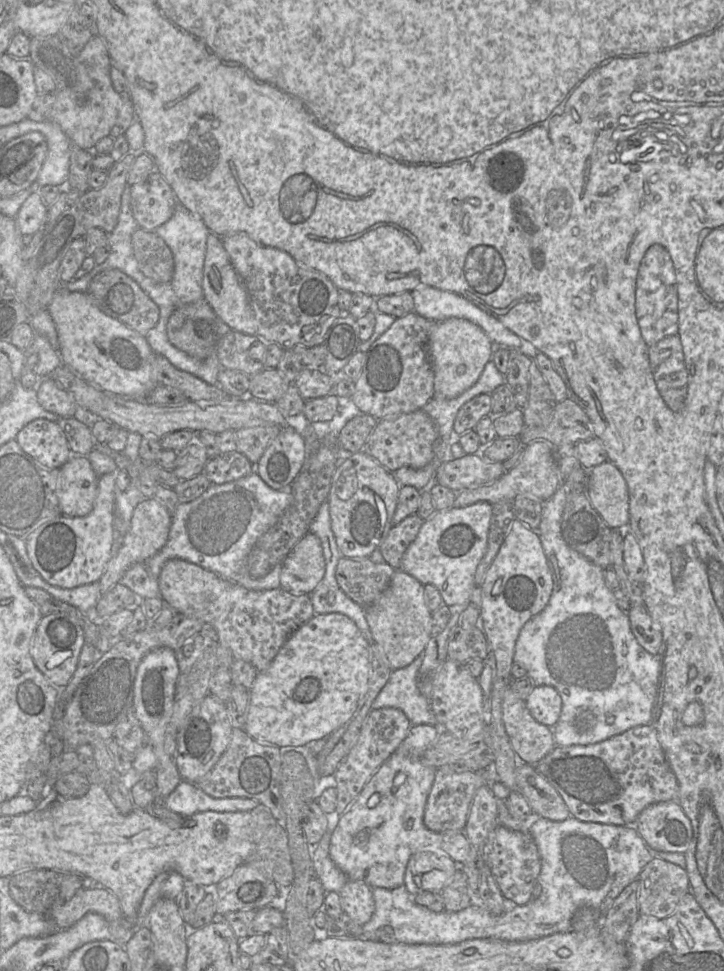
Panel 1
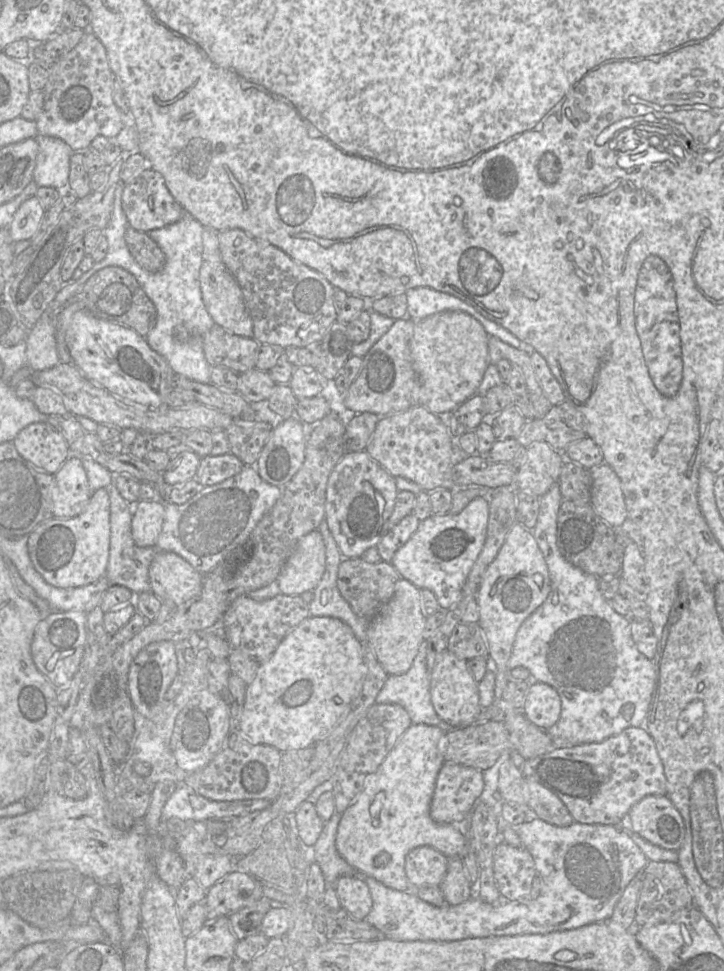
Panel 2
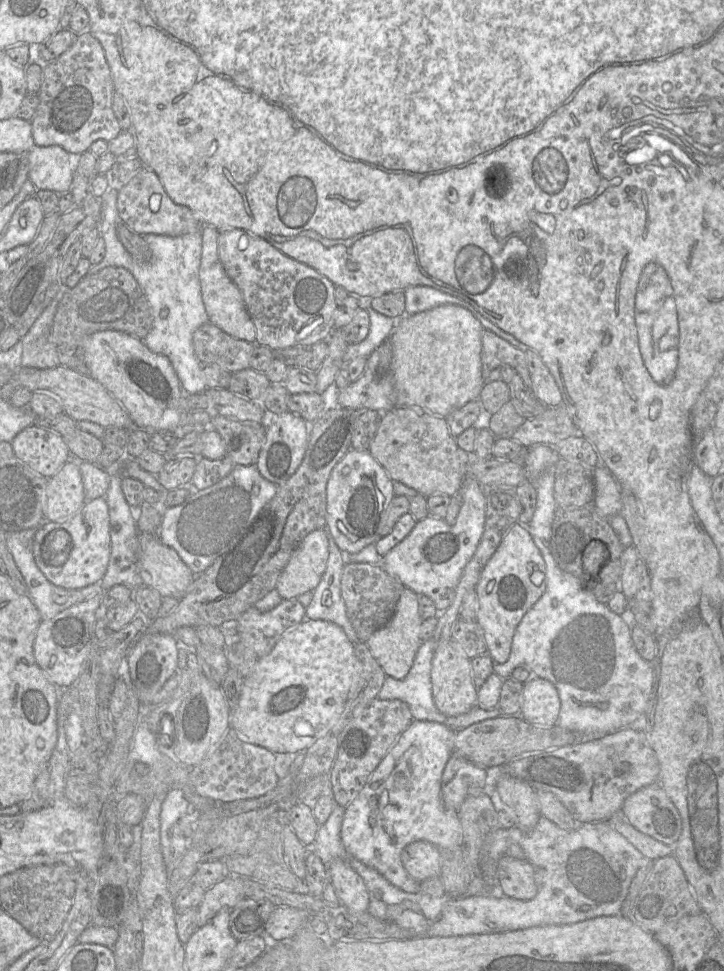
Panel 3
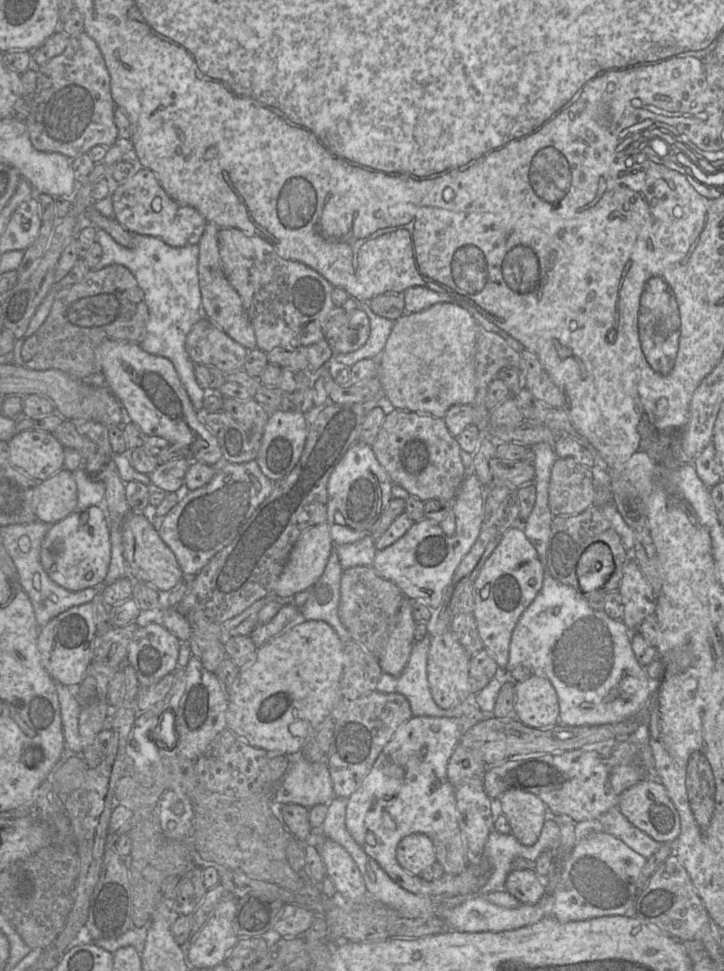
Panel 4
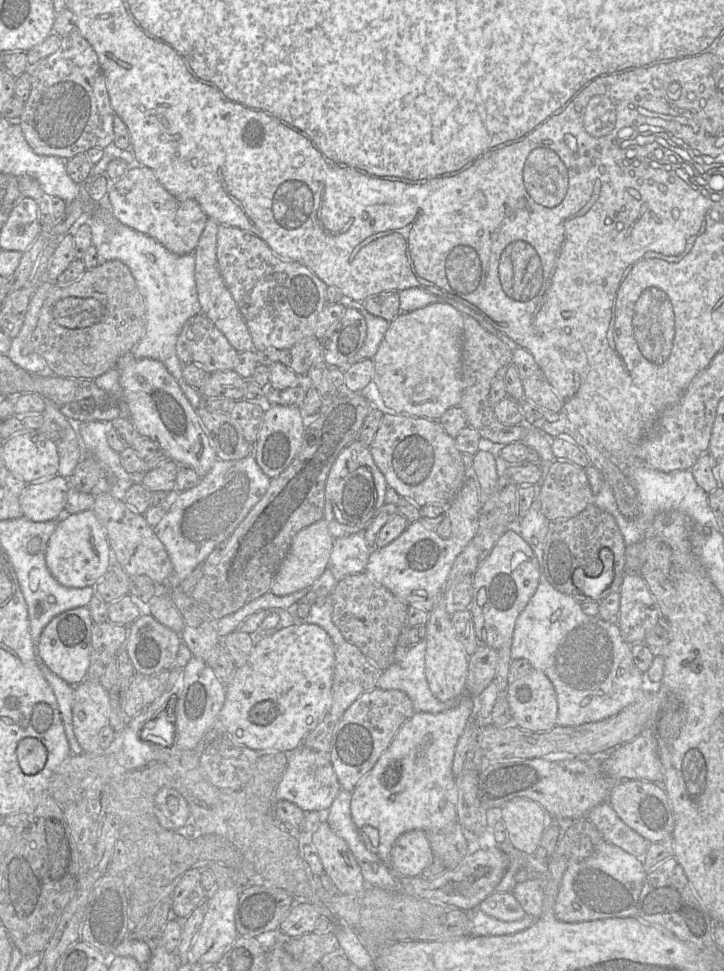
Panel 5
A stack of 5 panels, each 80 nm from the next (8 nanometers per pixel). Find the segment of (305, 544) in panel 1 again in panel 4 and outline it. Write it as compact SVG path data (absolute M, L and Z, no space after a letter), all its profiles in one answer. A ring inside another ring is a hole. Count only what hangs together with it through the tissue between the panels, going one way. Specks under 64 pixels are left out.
M327 523L304 531L289 554L273 594L276 597L292 598L312 588L323 574L334 546Z

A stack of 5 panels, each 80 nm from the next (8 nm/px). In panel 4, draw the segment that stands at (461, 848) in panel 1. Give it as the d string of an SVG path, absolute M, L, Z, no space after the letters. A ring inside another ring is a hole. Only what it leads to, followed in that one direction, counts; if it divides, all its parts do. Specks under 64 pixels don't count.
M412 716L396 730L391 740L385 745L360 787L348 798L346 806L347 830L366 854L373 858L403 889L413 894L428 896L433 900L475 893L488 880L488 863L482 857L479 865L468 864L460 874L444 873L441 878L433 881L425 881L420 876L410 874L401 867L396 857L399 842L410 834L422 833L432 837L440 833L459 832L455 788L448 780L447 766L463 733L463 725L458 718ZM383 813L388 813L395 822L395 830L389 830L383 826ZM368 831L376 837L375 846L366 842Z

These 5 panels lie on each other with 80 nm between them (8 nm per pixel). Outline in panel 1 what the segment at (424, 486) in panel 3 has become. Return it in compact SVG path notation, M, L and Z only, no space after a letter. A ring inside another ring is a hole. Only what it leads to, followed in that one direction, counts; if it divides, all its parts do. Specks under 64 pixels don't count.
M419 409L411 413L378 420L362 451L390 472L395 472L404 466L420 469L433 460L434 444L437 438L436 424L423 409Z

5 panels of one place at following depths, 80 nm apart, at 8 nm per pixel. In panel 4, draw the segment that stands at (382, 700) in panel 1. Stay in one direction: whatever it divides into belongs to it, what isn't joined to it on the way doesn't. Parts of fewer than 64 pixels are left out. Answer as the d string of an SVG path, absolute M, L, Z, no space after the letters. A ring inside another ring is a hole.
M427 633L423 640L415 642L401 676L394 677L390 674L383 673L376 690L381 693L400 693L404 695L410 703L413 716L444 717L446 709L440 708L435 703L428 682L427 659L431 637L432 636Z

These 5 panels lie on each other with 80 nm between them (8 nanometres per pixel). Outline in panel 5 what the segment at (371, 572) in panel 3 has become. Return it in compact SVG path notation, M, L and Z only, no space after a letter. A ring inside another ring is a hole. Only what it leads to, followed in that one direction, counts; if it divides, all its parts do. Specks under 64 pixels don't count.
M365 572L351 574L340 580L332 598L332 621L344 639L354 644L381 671L395 663L394 652L406 627L409 606Z

